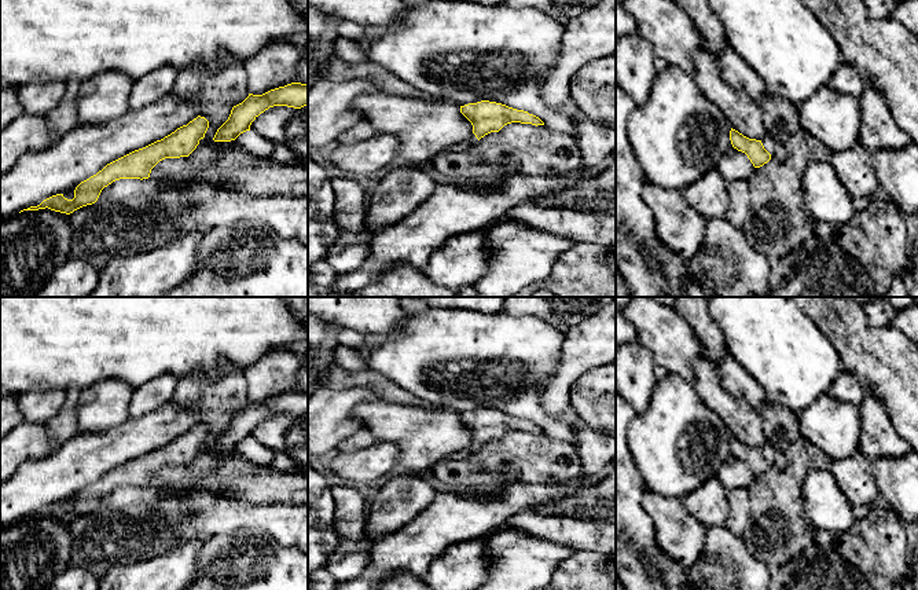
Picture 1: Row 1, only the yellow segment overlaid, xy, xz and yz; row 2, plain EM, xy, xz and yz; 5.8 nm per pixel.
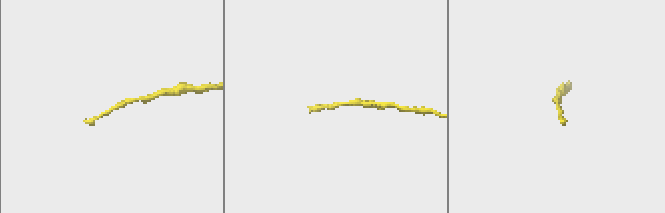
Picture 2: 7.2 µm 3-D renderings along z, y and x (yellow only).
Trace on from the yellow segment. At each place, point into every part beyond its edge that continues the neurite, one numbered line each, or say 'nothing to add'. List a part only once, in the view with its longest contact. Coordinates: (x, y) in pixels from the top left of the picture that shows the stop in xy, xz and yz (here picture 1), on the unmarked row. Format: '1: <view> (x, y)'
1: yz (768, 450)

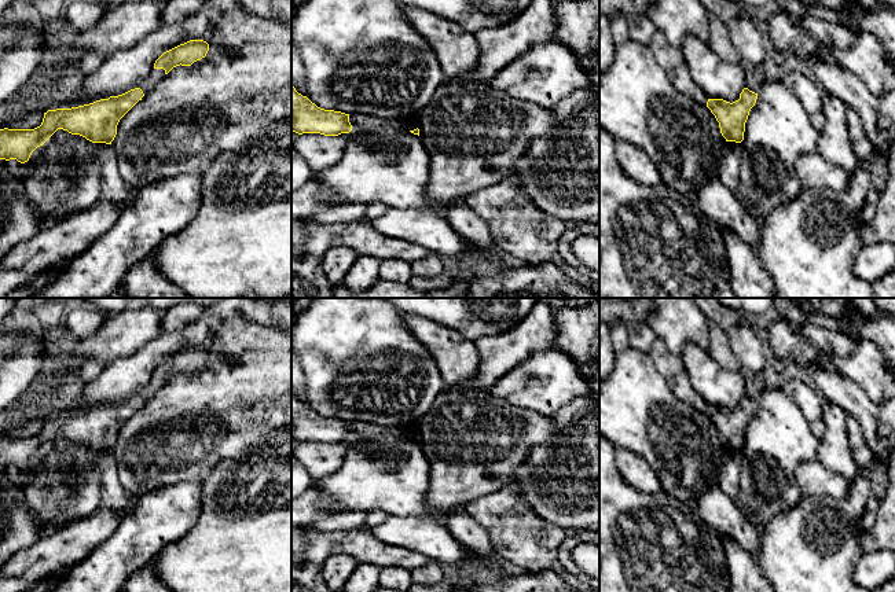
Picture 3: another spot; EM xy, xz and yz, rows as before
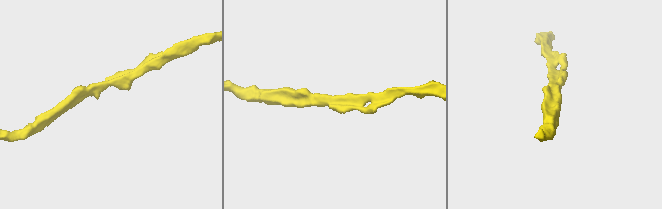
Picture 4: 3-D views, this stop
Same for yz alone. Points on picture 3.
nothing to add

